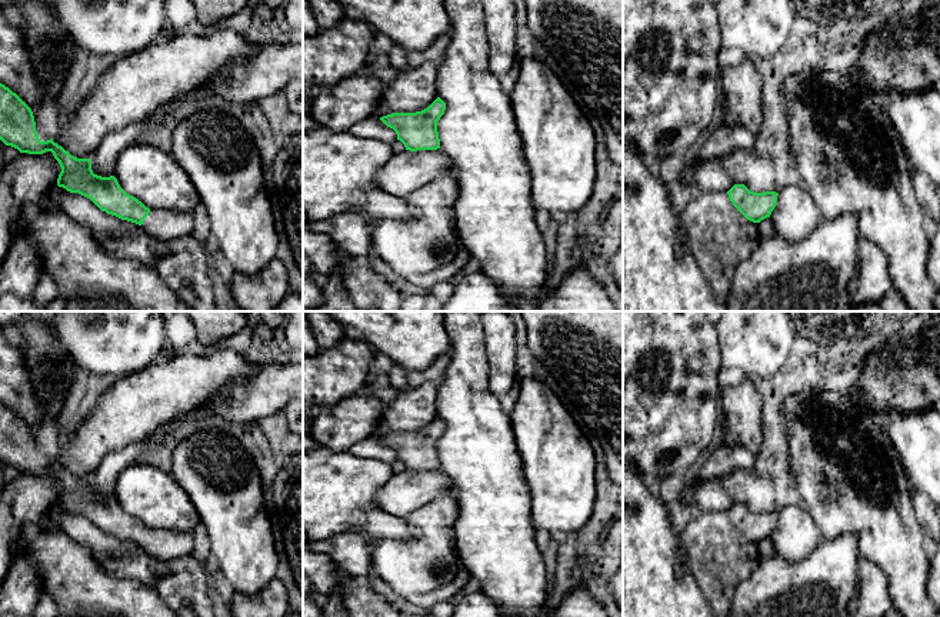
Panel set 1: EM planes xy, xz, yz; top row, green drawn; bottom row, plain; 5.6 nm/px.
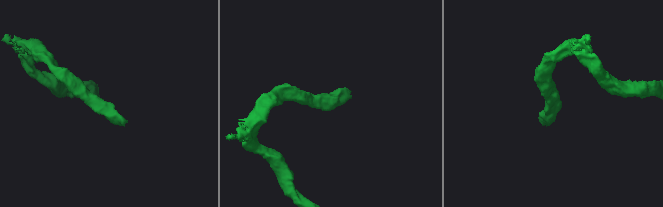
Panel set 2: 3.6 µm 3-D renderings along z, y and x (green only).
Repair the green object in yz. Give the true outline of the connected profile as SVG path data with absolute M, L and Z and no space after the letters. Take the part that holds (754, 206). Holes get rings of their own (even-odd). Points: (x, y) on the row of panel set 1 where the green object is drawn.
M734 184L727 194L733 206L753 223L770 217L779 196L776 191L754 193L744 184Z

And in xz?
M437 97L427 109L416 113L391 113L380 120L397 134L406 150L437 150L440 139L437 121L444 114L446 103Z

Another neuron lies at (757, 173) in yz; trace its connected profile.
M734 150L727 157L720 160L701 160L687 161L683 181L691 186L696 194L729 191L734 184L744 184L750 191L779 193L783 186L777 181L774 160L761 157L756 150Z

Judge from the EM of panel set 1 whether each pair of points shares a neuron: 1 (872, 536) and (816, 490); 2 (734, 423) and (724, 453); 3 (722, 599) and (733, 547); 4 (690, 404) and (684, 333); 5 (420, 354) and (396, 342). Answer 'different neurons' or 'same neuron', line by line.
1: same neuron
2: same neuron
3: same neuron
4: same neuron
5: same neuron

